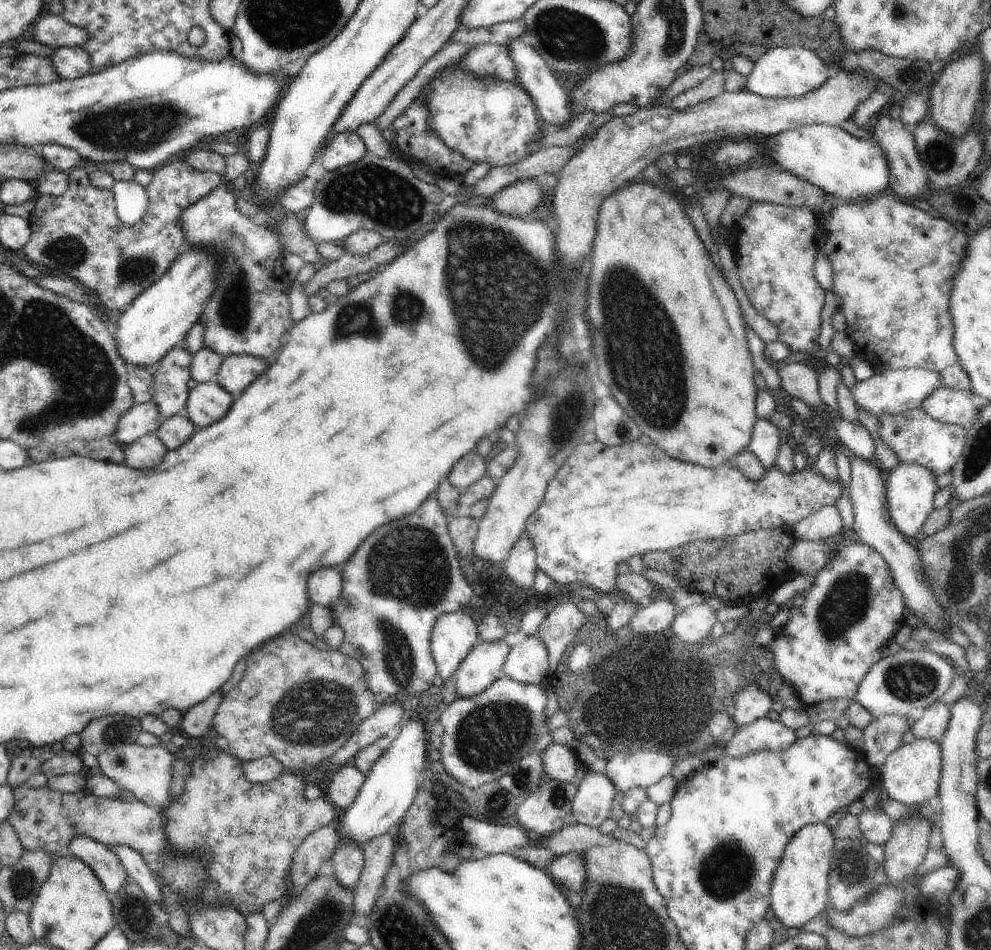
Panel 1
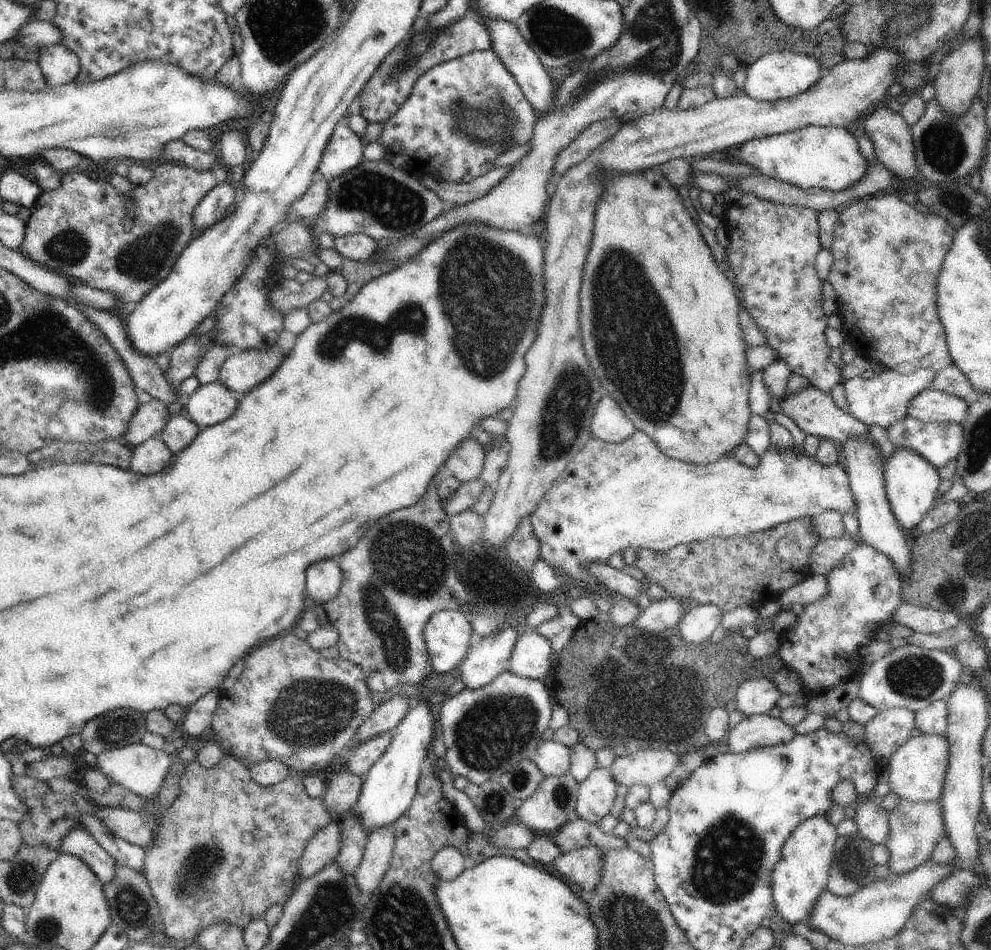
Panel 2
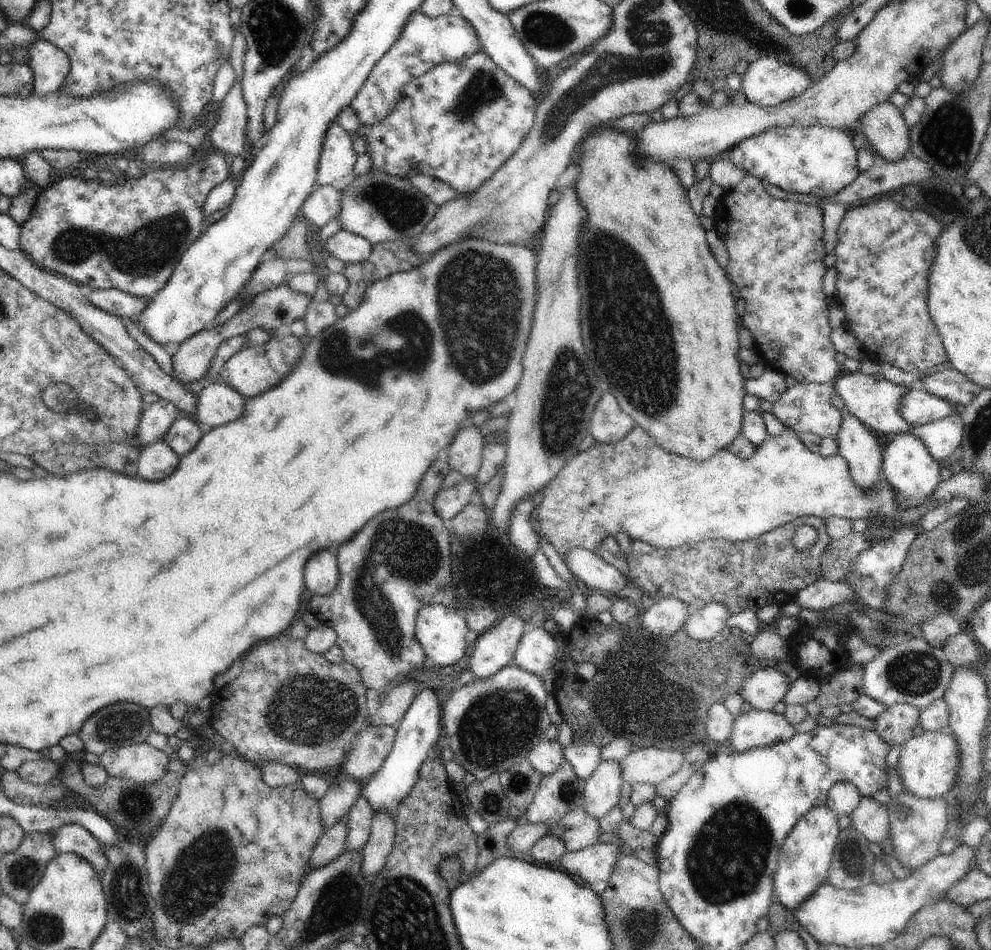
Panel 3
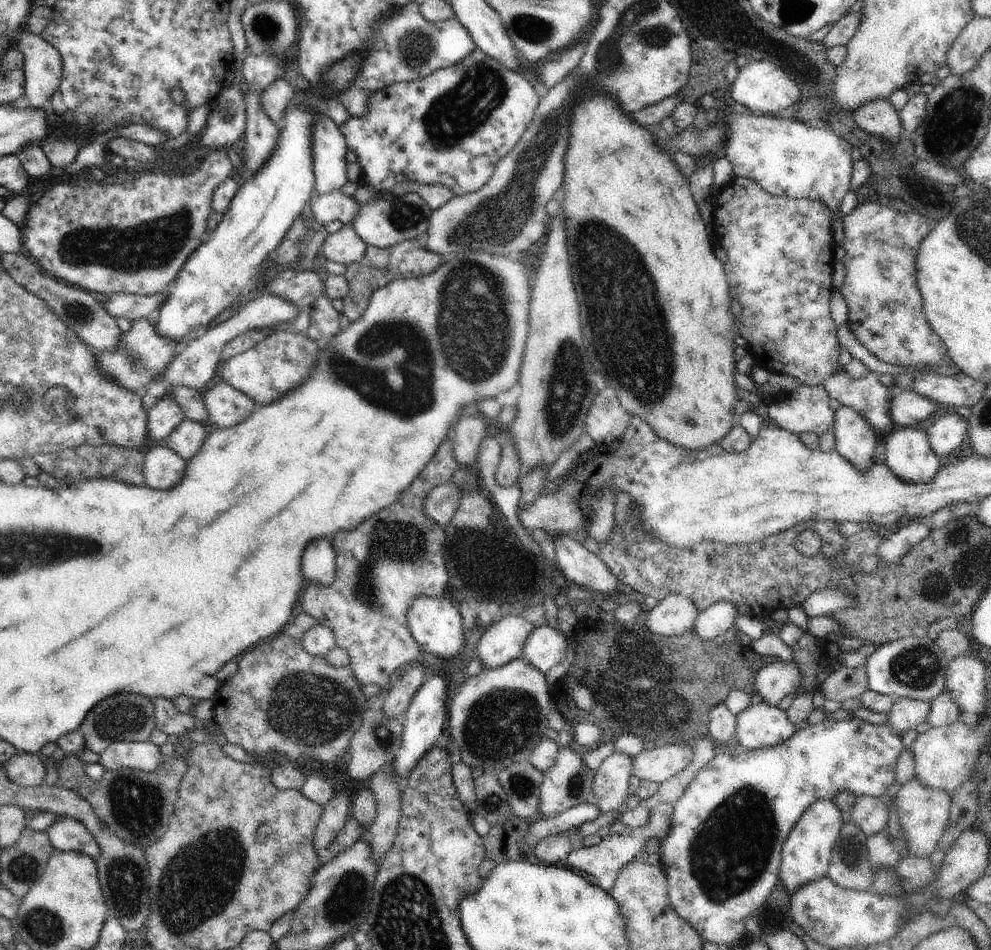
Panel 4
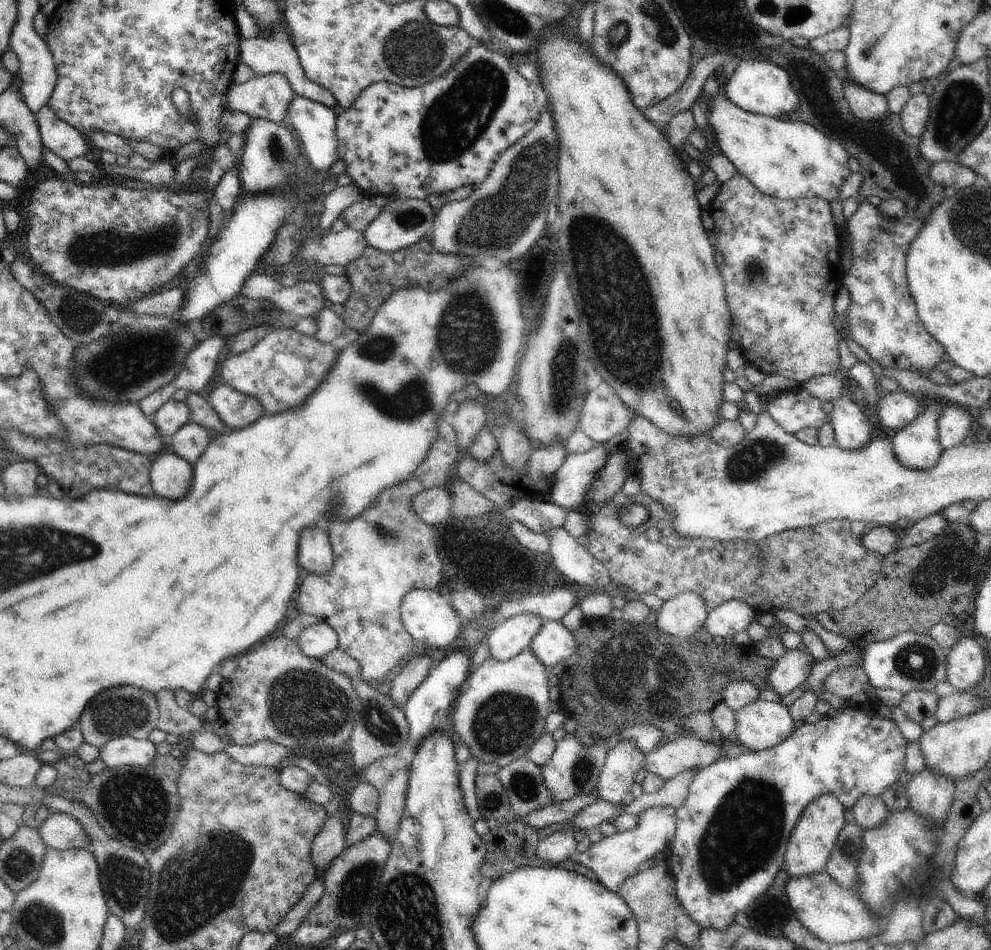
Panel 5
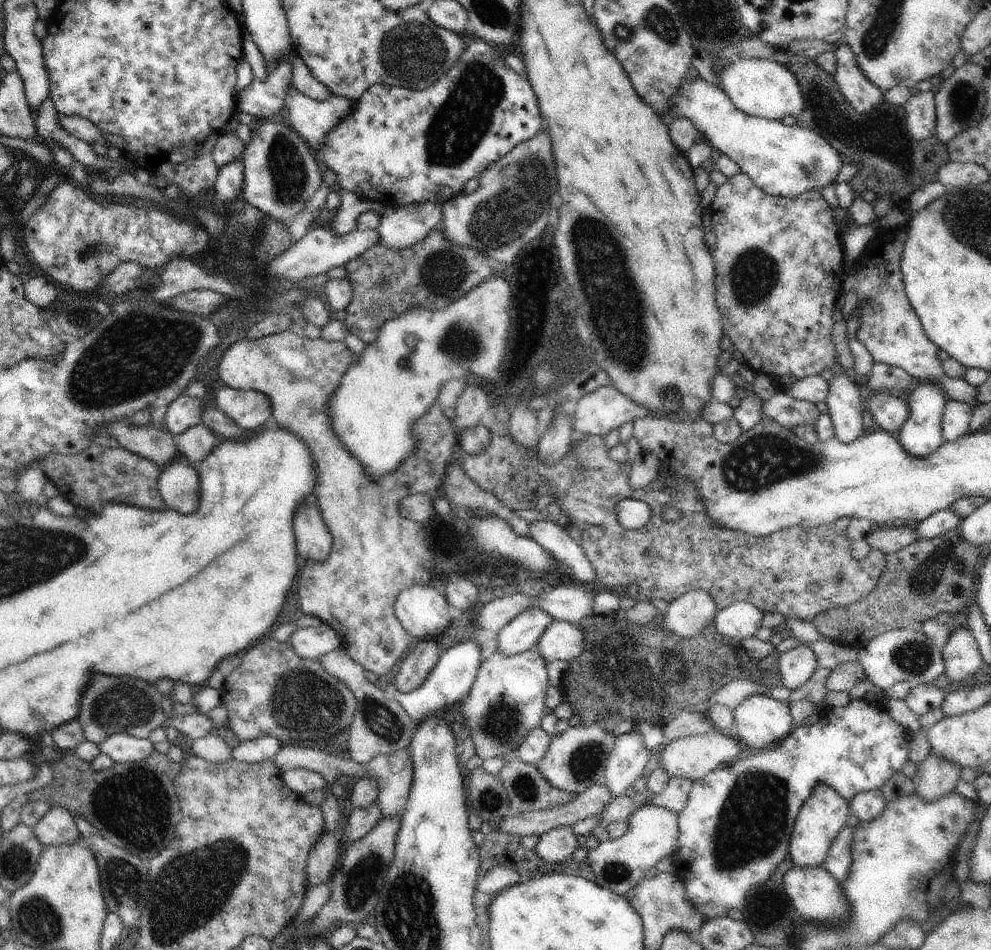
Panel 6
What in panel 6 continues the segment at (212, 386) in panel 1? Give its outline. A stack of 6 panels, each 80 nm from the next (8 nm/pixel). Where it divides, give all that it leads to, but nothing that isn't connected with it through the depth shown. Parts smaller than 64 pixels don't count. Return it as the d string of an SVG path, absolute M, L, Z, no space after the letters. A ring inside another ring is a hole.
M232 387L222 388L215 396L215 405L236 421L245 431L258 432L273 415L273 408L263 392Z

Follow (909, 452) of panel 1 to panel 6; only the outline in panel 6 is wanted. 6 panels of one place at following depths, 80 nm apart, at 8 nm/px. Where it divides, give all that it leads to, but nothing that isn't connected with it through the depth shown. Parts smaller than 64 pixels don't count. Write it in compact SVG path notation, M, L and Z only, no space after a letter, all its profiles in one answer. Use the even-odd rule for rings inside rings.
M951 401L945 406L942 432L945 441L954 442L969 433L974 408L962 401Z

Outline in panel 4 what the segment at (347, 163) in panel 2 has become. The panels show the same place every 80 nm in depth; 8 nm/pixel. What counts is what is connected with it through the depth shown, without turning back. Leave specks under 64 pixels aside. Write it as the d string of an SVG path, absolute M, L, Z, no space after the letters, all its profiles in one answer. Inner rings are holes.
M326 112L315 114L315 127L311 128L314 197L321 197L340 189L346 182L346 152L344 135Z

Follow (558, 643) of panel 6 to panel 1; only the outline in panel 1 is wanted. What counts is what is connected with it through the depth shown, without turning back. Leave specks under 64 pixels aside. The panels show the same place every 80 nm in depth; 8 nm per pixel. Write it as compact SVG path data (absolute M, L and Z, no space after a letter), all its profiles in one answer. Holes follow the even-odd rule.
M536 632L510 649L504 663L506 677L538 685L549 670L546 645Z

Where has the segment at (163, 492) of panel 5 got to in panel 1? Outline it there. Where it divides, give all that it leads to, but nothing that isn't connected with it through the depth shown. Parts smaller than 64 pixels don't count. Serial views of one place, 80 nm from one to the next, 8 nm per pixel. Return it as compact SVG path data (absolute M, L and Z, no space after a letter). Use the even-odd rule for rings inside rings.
M148 433L129 446L125 446L126 464L132 468L156 468L164 456L166 446L155 433Z

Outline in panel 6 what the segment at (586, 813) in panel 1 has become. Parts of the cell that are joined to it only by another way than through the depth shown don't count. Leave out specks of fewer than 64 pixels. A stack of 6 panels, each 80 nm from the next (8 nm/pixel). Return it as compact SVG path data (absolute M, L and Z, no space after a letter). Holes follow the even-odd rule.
M641 729L627 730L617 737L604 775L613 798L624 795L641 777L651 760L651 751Z

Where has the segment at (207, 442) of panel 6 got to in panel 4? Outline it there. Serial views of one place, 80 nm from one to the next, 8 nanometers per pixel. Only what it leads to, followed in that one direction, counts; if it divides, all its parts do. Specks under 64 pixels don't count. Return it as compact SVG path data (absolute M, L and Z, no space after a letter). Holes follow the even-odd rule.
M185 418L172 431L172 434L167 436L166 446L188 462L188 460L192 460L192 456L196 456L196 452L204 444L207 435L208 431L204 424Z

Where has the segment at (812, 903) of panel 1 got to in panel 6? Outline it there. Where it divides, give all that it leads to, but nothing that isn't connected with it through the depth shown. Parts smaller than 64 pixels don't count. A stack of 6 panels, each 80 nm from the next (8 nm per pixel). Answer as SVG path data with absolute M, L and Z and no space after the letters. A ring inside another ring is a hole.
M828 783L816 785L799 810L789 840L789 855L793 863L802 867L822 865L830 848L829 844L832 844L836 835L846 826L846 820L851 814L849 802L834 787L830 787Z

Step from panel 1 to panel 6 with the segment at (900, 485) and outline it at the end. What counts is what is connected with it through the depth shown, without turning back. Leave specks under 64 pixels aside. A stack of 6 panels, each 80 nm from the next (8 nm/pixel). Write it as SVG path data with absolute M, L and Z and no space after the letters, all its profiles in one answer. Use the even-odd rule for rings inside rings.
M934 381L918 382L913 386L910 393L907 402L910 414L895 436L903 444L905 451L917 457L927 457L945 441L942 432L942 419L949 400L942 386Z

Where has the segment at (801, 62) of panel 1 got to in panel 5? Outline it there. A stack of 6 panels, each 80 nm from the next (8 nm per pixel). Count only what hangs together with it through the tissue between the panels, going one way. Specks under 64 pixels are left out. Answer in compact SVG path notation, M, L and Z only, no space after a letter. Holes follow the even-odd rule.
M747 57L740 61L726 84L722 86L722 92L736 106L756 115L770 115L778 119L780 114L791 115L798 108L798 95L790 75L770 60Z

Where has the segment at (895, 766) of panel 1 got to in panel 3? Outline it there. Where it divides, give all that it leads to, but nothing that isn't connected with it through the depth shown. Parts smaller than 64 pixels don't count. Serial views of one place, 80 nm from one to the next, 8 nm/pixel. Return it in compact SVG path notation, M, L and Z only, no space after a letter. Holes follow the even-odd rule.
M951 731L928 732L913 736L902 748L896 770L902 780L902 792L910 792L918 798L945 798L954 790L960 770L960 746Z

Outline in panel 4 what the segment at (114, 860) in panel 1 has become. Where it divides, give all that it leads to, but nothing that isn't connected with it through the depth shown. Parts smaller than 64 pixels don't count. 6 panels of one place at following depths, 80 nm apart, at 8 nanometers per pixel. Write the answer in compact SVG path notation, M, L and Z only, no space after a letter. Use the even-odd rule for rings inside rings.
M60 817L48 828L46 834L55 851L72 851L90 855L96 862L99 853L98 843L90 831L75 818Z

